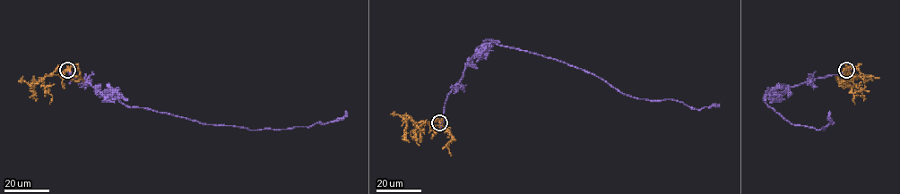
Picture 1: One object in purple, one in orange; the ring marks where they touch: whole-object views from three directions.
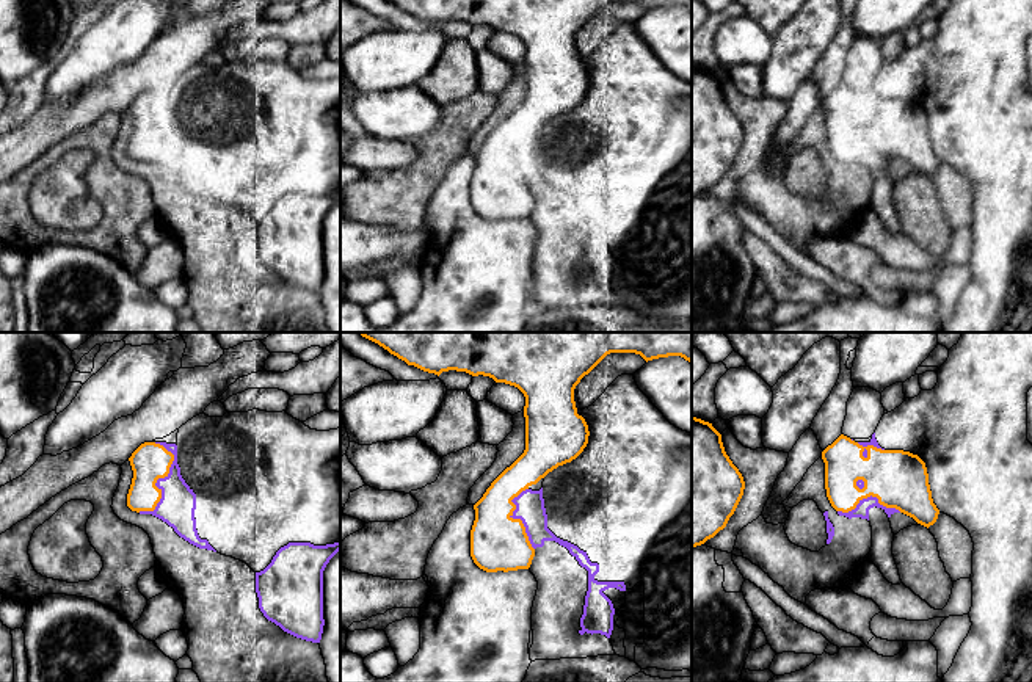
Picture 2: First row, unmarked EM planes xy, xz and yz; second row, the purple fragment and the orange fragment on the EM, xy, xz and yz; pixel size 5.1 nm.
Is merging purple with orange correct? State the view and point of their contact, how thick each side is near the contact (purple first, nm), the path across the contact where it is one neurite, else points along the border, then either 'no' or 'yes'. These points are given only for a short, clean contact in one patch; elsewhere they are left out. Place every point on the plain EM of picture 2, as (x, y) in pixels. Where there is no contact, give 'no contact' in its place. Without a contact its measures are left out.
xy (157, 130) | 190/190 nm | no

